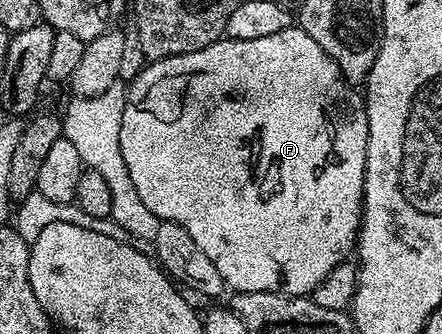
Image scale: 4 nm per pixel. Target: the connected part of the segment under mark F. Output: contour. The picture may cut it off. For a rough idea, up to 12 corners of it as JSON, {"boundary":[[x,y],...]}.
{"boundary":[[299,26],[128,85],[135,194],[233,292],[354,251],[367,110]]}

